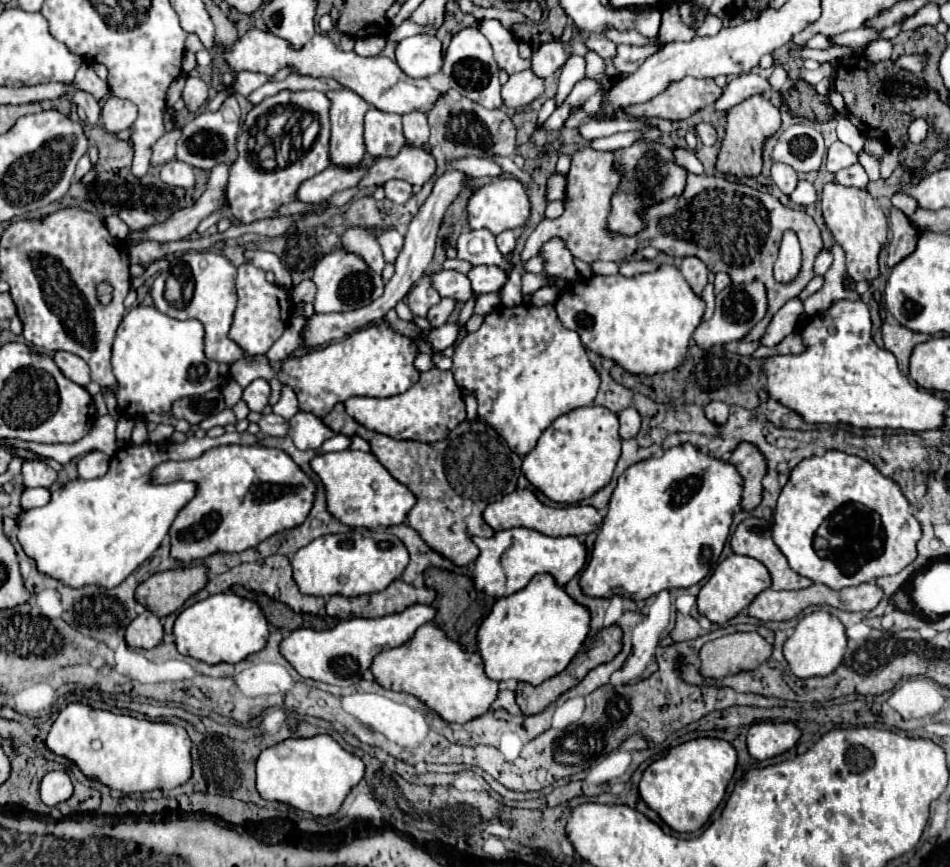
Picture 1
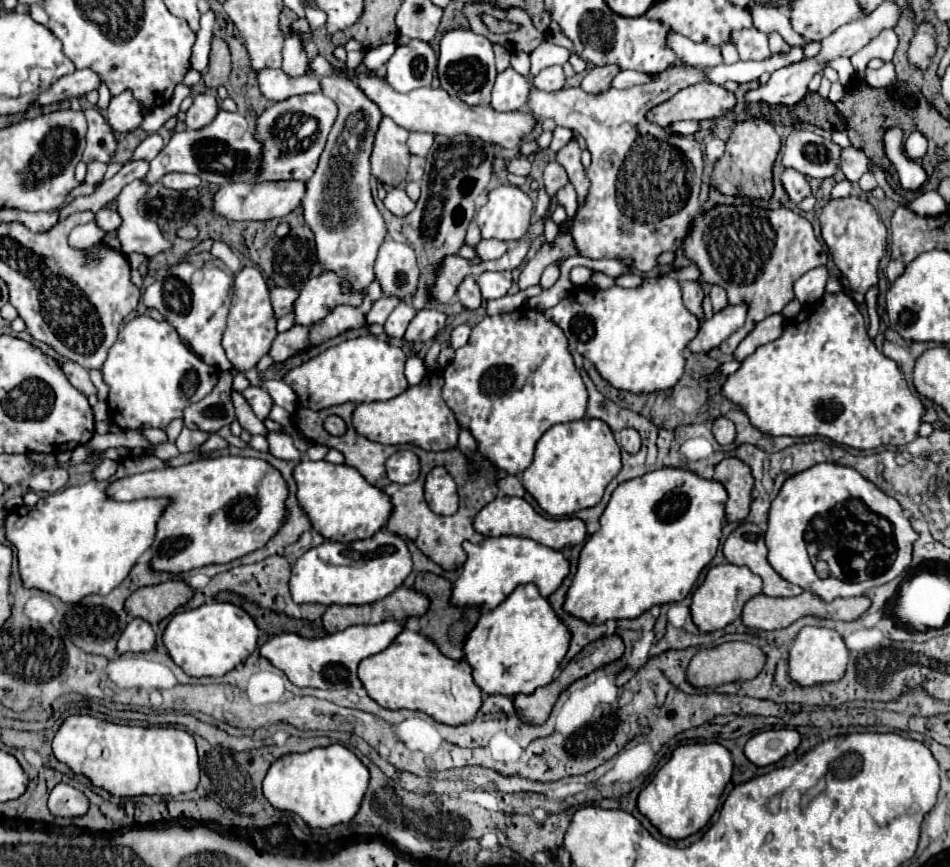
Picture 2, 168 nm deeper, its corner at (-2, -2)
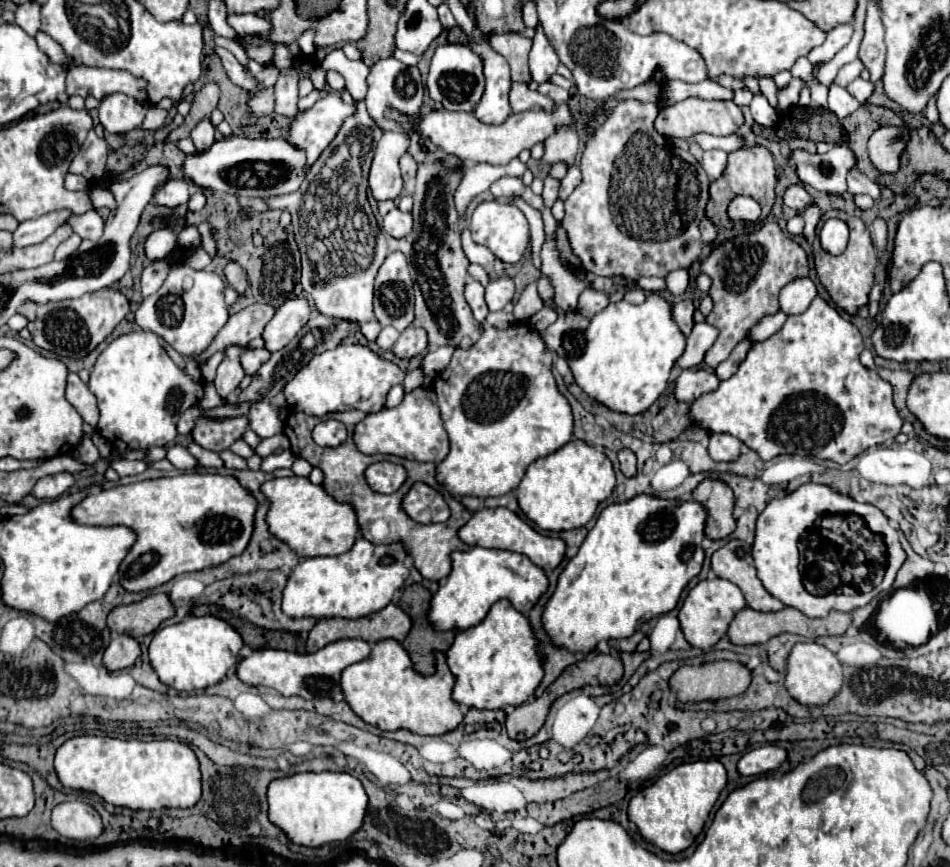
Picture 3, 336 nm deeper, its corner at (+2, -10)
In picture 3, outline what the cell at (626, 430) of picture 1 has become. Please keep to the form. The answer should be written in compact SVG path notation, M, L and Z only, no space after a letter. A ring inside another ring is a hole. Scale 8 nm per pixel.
M629 448L619 450L619 462L621 462L621 472L623 472L625 476L635 476L637 458L635 458L633 450L629 450Z

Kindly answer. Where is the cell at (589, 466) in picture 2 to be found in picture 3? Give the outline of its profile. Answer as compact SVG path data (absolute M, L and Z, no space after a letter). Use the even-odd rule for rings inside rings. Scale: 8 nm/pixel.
M571 440L555 452L537 458L515 488L519 508L541 530L571 530L585 526L599 502L603 502L615 488L615 472L611 460L583 440Z

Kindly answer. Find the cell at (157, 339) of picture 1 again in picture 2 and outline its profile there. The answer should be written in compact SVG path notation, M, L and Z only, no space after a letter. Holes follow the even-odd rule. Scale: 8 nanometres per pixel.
M147 314L137 316L119 330L101 374L109 388L109 418L121 430L165 430L173 418L183 418L187 406L205 398L219 380L219 370L193 354L169 322L157 322Z

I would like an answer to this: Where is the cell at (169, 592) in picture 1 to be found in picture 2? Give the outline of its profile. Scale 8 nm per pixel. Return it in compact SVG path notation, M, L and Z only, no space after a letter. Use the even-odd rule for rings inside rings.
M169 580L157 586L145 586L135 590L125 600L125 612L133 618L143 618L151 626L171 616L179 606L187 604L193 590L183 580Z

